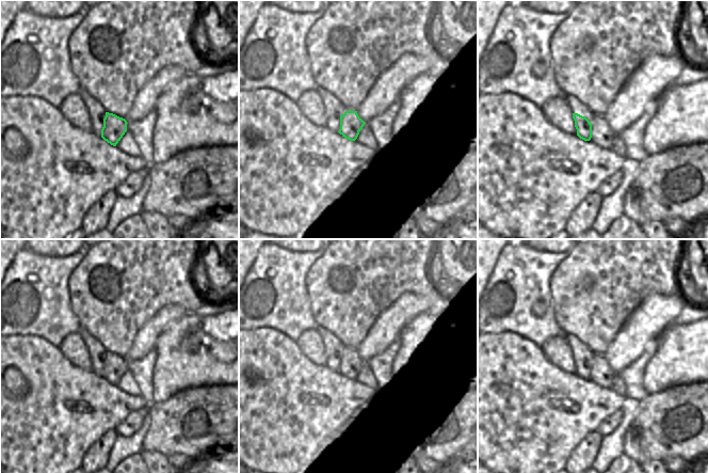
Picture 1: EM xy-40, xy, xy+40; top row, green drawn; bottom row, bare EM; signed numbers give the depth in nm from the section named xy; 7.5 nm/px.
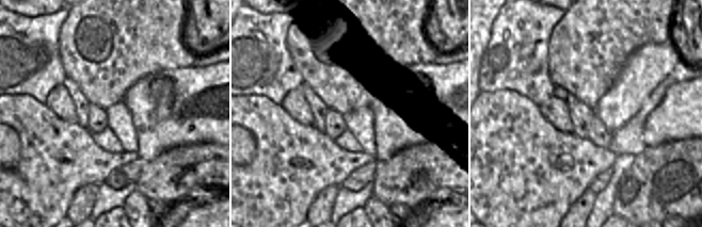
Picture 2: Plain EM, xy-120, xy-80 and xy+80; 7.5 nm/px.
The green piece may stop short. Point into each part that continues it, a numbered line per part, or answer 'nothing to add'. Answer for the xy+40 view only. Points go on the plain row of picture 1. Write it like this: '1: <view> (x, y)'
1: xy+40 (601, 374)

